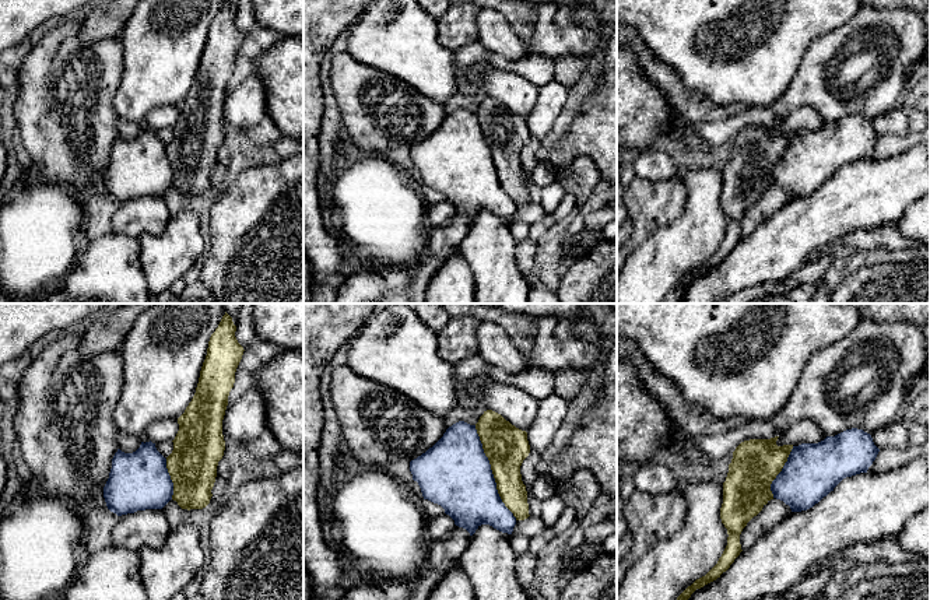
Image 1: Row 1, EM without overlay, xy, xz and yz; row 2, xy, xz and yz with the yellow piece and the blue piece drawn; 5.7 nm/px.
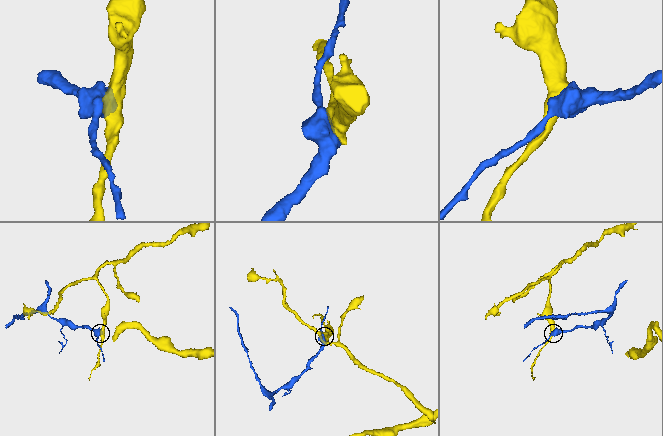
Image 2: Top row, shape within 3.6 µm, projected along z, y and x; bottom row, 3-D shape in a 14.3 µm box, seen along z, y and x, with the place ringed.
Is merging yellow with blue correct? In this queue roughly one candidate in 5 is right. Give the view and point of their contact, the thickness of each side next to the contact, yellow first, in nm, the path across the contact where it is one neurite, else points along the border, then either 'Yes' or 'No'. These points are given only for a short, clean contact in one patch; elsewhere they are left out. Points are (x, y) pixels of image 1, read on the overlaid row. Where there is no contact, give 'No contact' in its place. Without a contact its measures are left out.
Touches yellow at xz (492, 473). Thickness 240 nm (yellow) against 400 nm. No

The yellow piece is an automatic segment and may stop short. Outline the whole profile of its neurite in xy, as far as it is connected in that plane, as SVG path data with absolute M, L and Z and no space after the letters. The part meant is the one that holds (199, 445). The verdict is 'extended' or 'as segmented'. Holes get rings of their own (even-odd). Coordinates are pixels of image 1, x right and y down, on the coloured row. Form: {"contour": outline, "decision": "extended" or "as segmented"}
{"contour": "M225 312L210 337L196 393L178 418L179 431L166 469L173 483L172 499L182 509L203 509L213 497L217 466L225 450L222 420L245 351L235 331Z", "decision": "as segmented"}

